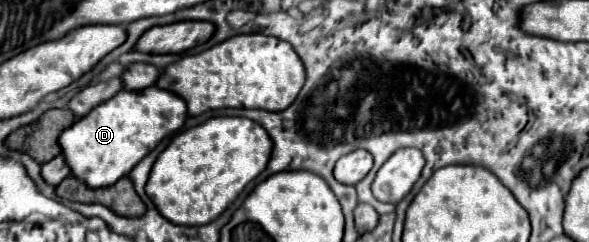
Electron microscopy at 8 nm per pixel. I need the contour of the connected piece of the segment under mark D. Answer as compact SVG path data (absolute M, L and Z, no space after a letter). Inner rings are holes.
M156 86L140 92L120 90L120 94L96 106L90 114L66 128L60 134L58 144L74 178L82 178L82 182L92 188L112 186L126 176L152 148L156 148L164 136L168 136L164 126L168 118L174 118L174 132L186 120L186 106L176 94Z

